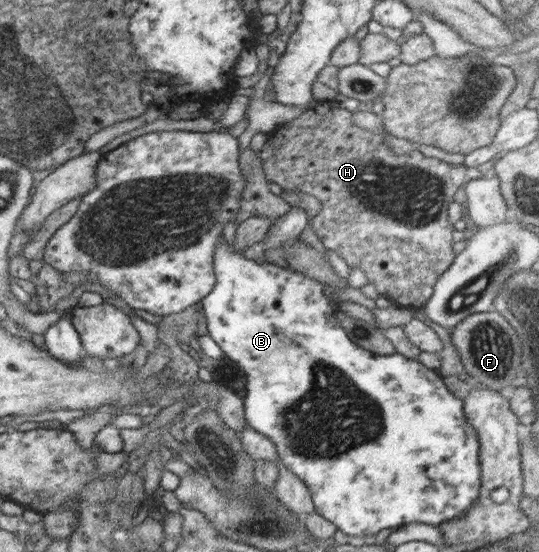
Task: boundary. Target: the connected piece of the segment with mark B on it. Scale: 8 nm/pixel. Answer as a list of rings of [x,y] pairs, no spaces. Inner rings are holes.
[[[220,236],[213,256],[216,284],[210,294],[202,300],[209,335],[223,350],[225,356],[238,364],[247,376],[247,395],[243,401],[245,421],[256,432],[274,441],[279,460],[300,478],[310,492],[315,512],[333,523],[350,536],[375,536],[384,528],[401,527],[411,522],[439,527],[470,510],[478,502],[481,492],[481,464],[479,461],[479,440],[474,427],[466,421],[463,401],[457,398],[446,385],[438,371],[428,369],[417,359],[409,359],[399,353],[377,355],[354,344],[338,320],[338,313],[330,300],[324,296],[325,285],[306,274],[292,270],[291,264],[257,263],[246,260],[239,252],[231,250]]]

